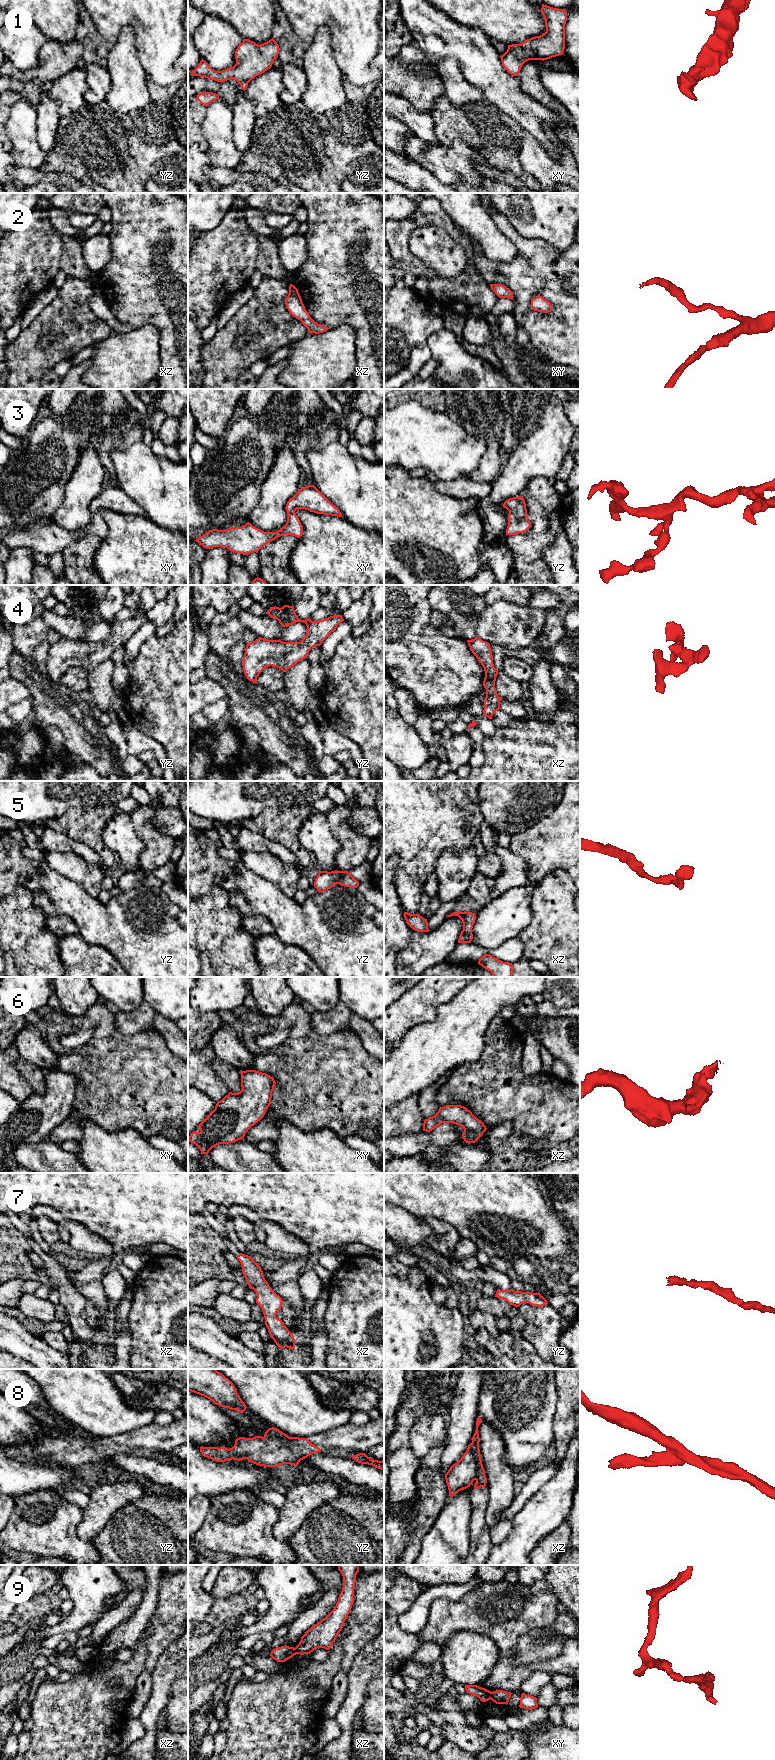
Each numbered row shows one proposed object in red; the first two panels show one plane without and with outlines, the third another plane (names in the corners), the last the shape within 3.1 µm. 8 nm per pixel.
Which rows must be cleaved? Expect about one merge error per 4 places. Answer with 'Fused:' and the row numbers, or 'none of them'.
Fused: 8, 9

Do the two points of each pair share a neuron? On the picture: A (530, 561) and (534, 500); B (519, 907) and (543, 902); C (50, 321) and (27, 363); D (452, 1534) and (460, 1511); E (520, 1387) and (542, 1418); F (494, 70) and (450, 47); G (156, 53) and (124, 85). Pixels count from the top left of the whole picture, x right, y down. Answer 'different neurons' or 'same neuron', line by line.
A: same neuron
B: different neurons
C: same neuron
D: same neuron
E: same neuron
F: same neuron
G: different neurons

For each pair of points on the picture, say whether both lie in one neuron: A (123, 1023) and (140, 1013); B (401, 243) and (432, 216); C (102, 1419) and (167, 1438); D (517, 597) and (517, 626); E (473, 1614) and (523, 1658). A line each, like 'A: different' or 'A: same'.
A: same
B: same
C: different
D: different
E: different

